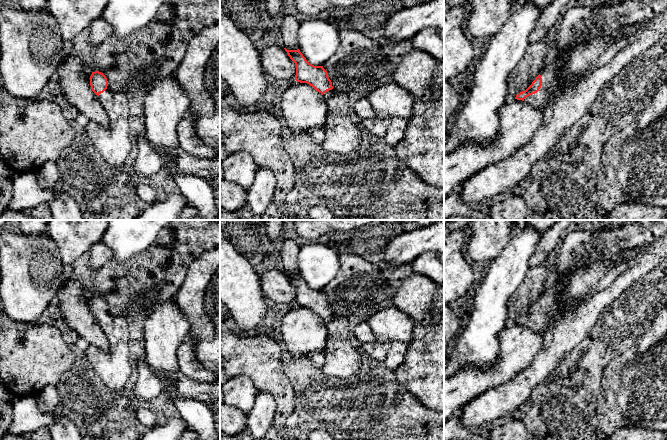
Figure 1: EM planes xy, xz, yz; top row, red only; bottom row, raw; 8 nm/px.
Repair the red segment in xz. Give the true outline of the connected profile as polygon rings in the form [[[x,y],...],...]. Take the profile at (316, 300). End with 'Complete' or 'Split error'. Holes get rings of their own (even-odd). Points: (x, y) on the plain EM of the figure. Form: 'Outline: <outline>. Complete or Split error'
Outline: [[[284,273],[296,289],[296,305],[309,308],[326,324],[328,338],[323,373],[337,378],[353,376],[361,367],[362,355],[350,342],[348,318],[336,316],[323,290],[310,288],[299,273]]]. Split error

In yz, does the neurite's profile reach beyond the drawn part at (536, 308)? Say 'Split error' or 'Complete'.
Split error

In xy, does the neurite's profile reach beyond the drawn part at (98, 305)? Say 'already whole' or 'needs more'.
needs more

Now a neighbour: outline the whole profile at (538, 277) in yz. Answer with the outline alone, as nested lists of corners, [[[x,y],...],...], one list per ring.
[[[550,258],[540,264],[530,267],[519,290],[509,299],[508,322],[515,321],[525,315],[541,297],[546,287],[552,281],[552,266]]]

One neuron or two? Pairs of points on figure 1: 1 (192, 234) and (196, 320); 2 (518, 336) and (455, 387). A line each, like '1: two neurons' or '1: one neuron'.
1: two neurons
2: one neuron

